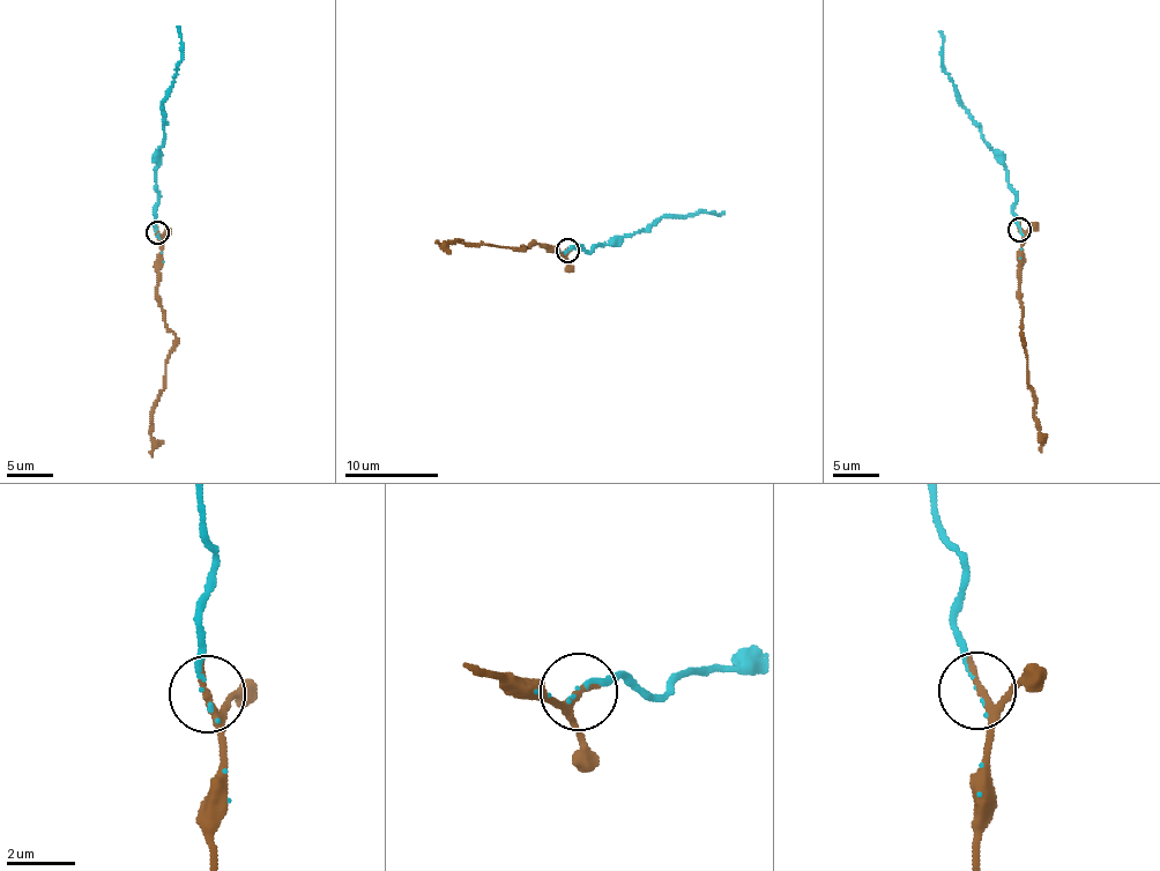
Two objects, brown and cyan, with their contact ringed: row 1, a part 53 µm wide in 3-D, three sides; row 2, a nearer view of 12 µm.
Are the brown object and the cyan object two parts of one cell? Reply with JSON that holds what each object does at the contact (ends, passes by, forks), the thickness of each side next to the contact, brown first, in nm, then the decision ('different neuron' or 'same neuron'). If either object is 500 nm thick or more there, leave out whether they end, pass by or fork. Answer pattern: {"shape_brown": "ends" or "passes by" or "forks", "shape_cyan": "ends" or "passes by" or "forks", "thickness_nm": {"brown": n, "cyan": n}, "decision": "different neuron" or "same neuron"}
{"shape_brown": "passes by", "shape_cyan": "ends", "thickness_nm": {"brown": 190, "cyan": 110}, "decision": "same neuron"}

